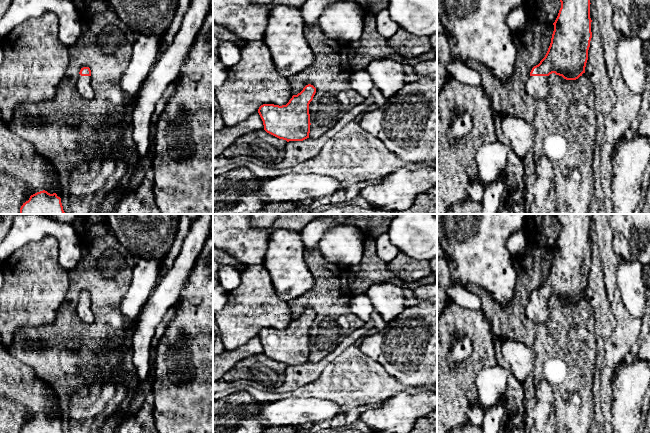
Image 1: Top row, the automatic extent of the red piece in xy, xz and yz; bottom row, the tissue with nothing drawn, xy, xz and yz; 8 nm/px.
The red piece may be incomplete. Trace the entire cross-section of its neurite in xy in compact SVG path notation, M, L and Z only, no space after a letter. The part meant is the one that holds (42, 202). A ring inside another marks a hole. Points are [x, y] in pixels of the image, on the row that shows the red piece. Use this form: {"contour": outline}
{"contour": "M43 190L30 196L23 203L20 214L65 214L61 198L56 193L50 194Z"}

